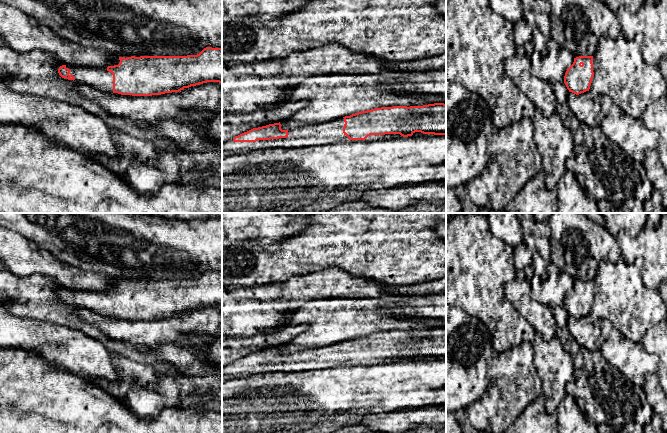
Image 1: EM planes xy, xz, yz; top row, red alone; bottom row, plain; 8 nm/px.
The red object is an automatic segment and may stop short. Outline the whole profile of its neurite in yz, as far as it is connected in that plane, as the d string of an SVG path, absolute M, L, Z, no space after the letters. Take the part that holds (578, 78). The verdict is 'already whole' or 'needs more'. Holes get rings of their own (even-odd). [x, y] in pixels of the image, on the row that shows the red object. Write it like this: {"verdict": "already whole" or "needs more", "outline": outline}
{"verdict": "needs more", "outline": "M593 56L574 58L573 64L567 69L564 76L564 83L569 92L579 95L589 91L596 66Z"}

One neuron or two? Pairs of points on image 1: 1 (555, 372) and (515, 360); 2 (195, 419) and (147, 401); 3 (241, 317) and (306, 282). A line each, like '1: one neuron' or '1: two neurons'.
1: two neurons
2: two neurons
3: one neuron

